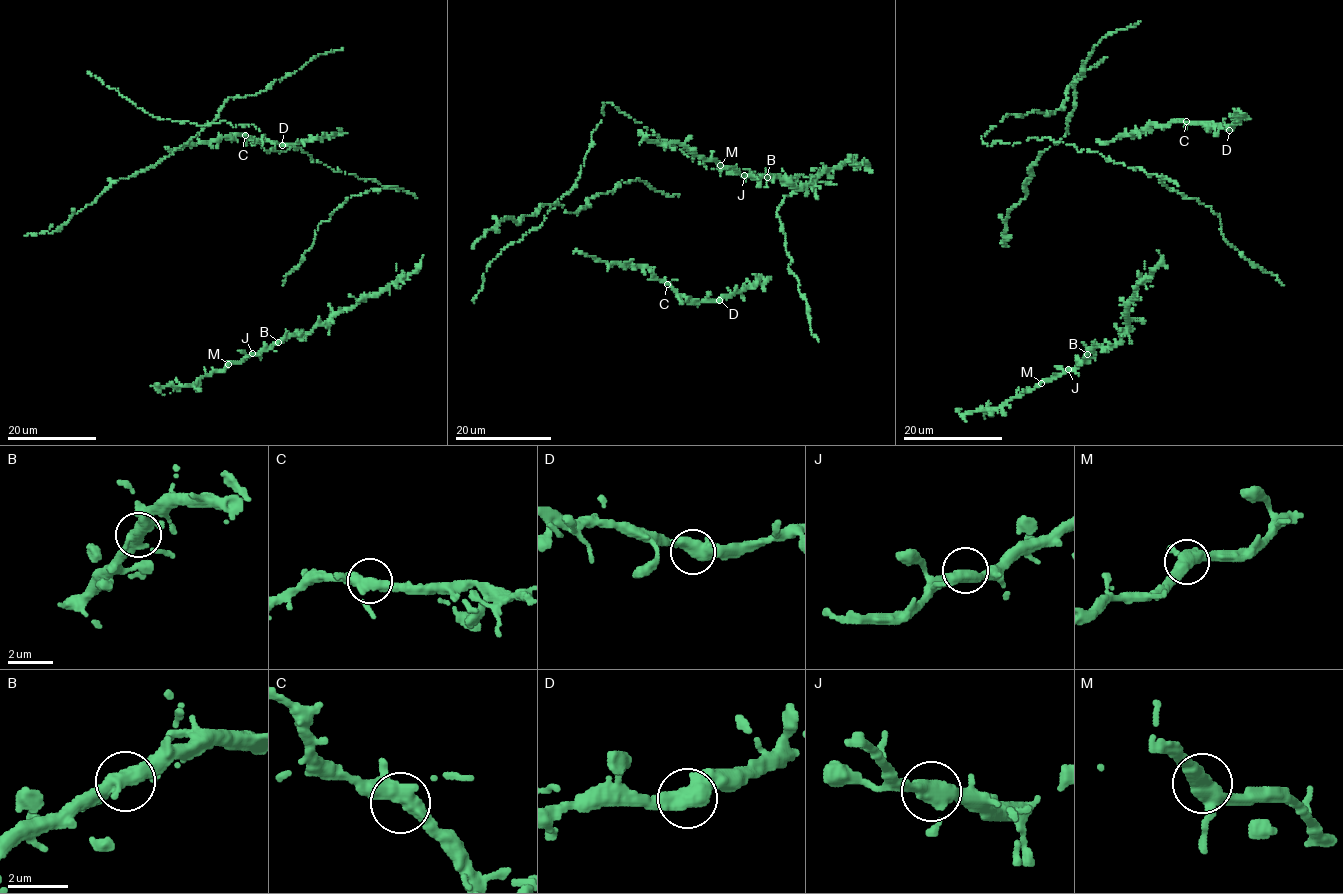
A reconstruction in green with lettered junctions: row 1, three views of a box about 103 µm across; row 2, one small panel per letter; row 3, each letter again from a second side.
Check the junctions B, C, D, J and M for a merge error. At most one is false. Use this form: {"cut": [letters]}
{"cut": []}

